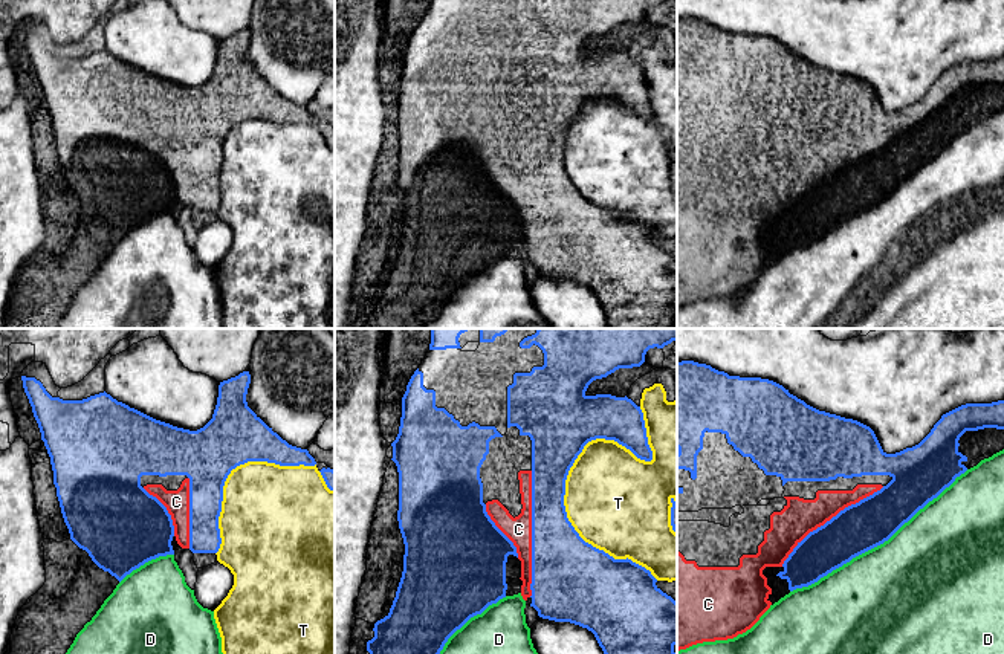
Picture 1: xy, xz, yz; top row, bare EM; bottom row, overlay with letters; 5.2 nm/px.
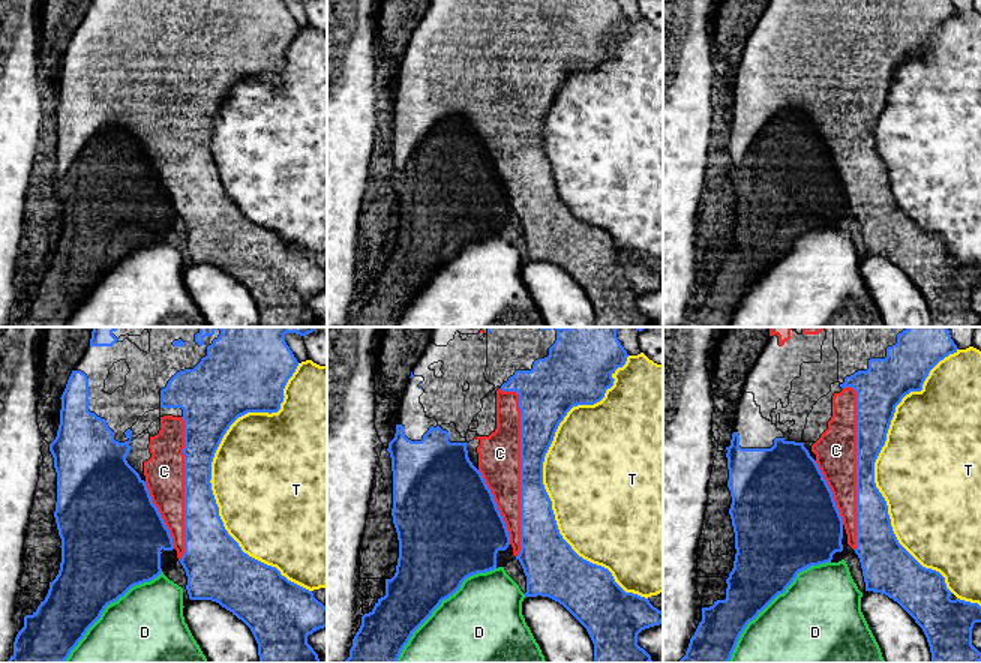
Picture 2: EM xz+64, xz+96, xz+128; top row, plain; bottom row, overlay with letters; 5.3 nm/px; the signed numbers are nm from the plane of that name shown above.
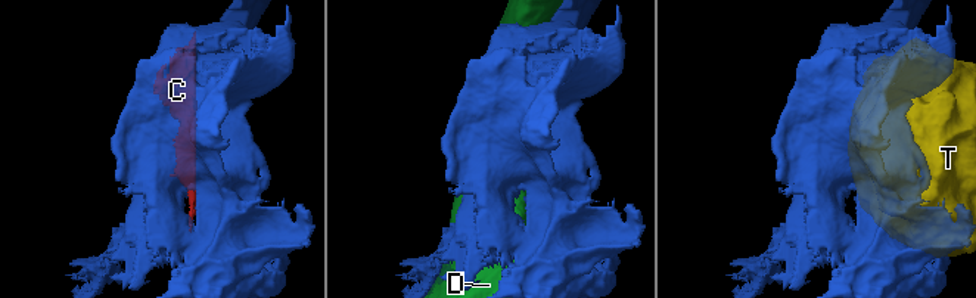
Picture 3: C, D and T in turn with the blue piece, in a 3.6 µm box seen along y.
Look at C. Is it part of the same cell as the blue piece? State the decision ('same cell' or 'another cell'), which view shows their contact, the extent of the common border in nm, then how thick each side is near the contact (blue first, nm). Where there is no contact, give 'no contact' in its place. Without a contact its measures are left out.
same cell | xz | 650 nm | 360/140 nm

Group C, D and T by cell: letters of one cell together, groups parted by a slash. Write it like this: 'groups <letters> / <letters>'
groups C / D / T

